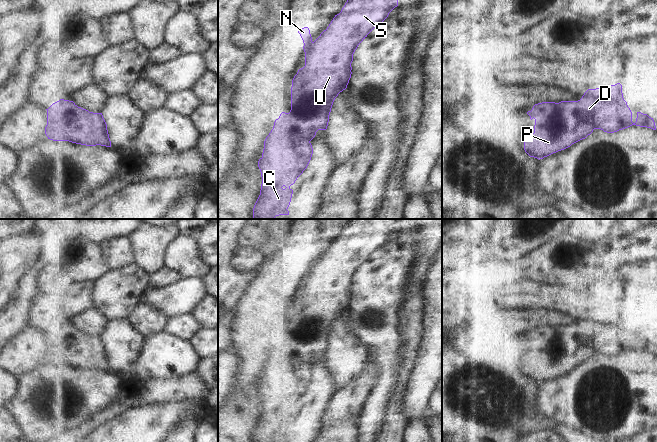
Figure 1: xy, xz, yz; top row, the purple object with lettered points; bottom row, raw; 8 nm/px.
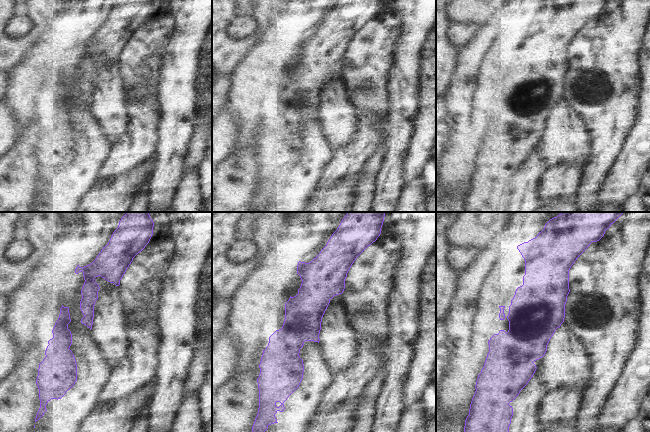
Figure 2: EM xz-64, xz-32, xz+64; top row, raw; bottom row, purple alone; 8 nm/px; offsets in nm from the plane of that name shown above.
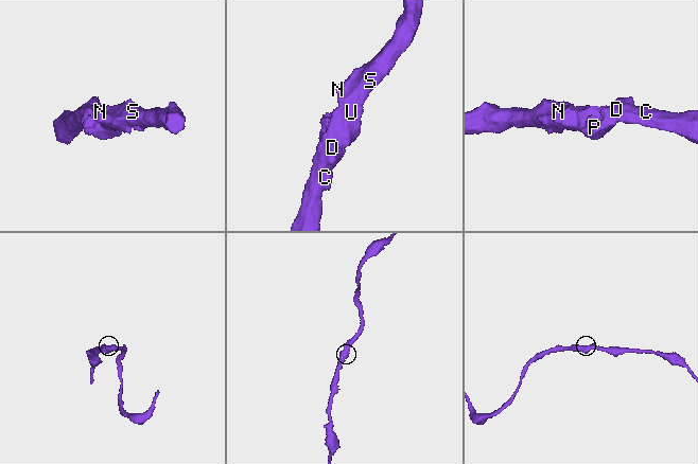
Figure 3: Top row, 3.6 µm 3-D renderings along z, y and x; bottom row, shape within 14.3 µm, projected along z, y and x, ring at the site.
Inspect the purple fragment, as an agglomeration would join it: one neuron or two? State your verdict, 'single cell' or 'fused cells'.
single cell

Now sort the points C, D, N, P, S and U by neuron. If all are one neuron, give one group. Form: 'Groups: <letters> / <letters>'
Groups: C D N P S U

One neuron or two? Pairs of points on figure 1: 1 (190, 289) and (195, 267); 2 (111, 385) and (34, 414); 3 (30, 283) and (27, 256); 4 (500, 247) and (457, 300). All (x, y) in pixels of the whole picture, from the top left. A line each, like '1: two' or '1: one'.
1: two
2: one
3: two
4: two

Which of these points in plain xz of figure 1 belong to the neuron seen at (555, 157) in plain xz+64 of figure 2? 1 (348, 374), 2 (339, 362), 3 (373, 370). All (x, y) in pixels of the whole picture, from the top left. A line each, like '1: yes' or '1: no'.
1: yes
2: yes
3: no

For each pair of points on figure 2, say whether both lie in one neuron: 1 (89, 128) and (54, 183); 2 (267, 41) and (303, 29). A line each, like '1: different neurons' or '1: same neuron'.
1: same neuron
2: different neurons

